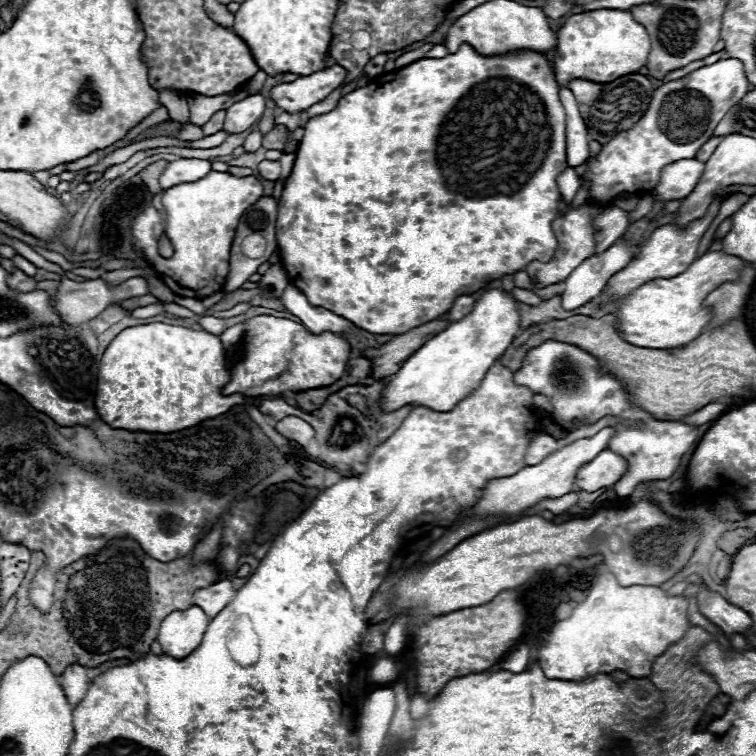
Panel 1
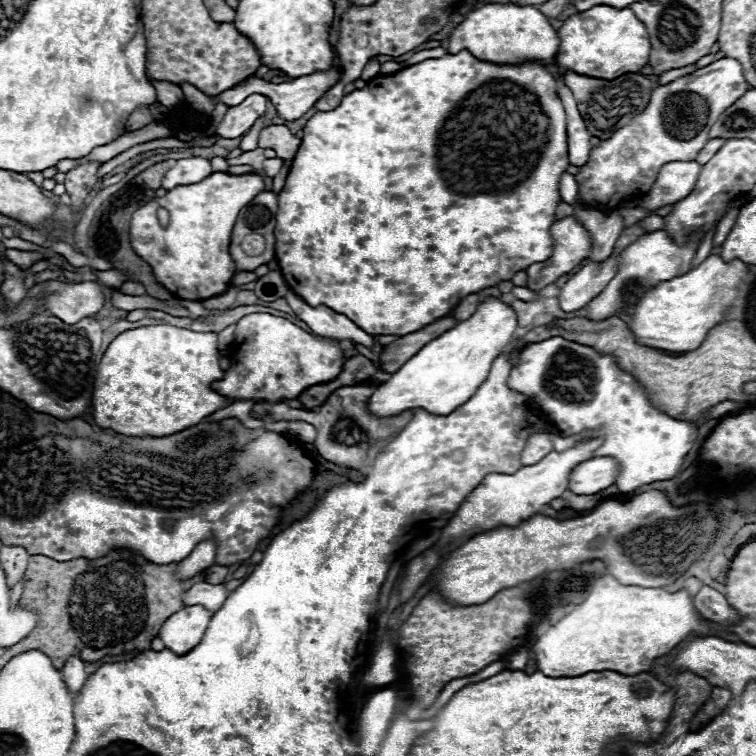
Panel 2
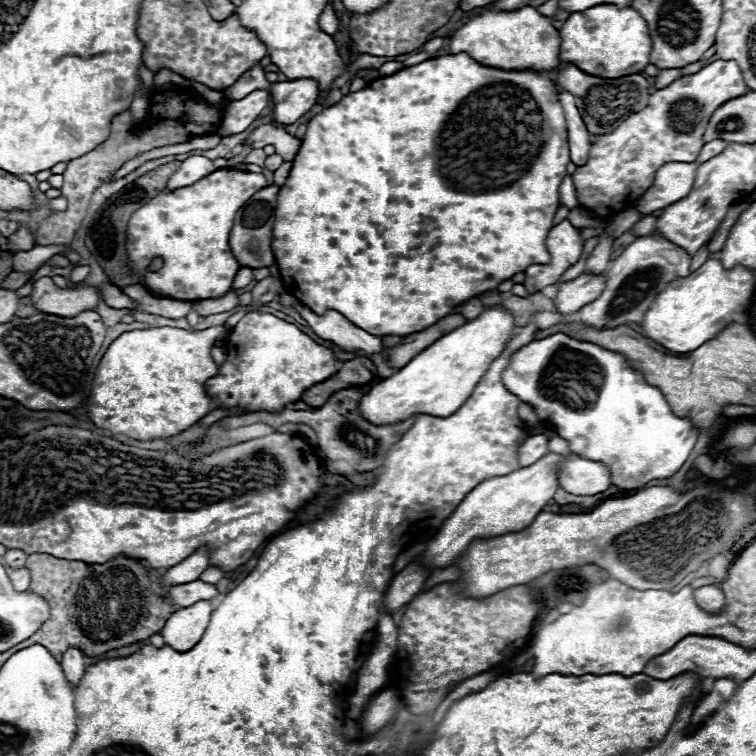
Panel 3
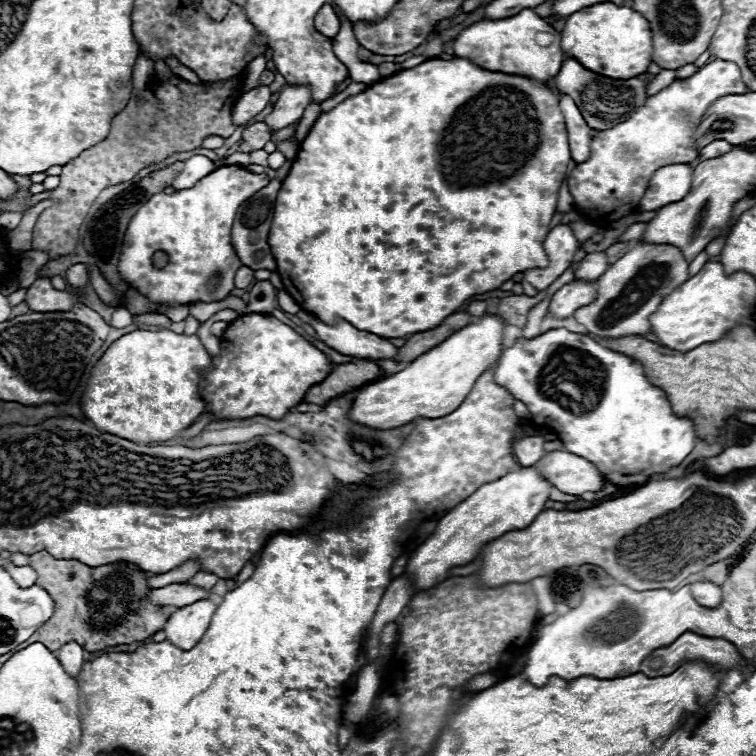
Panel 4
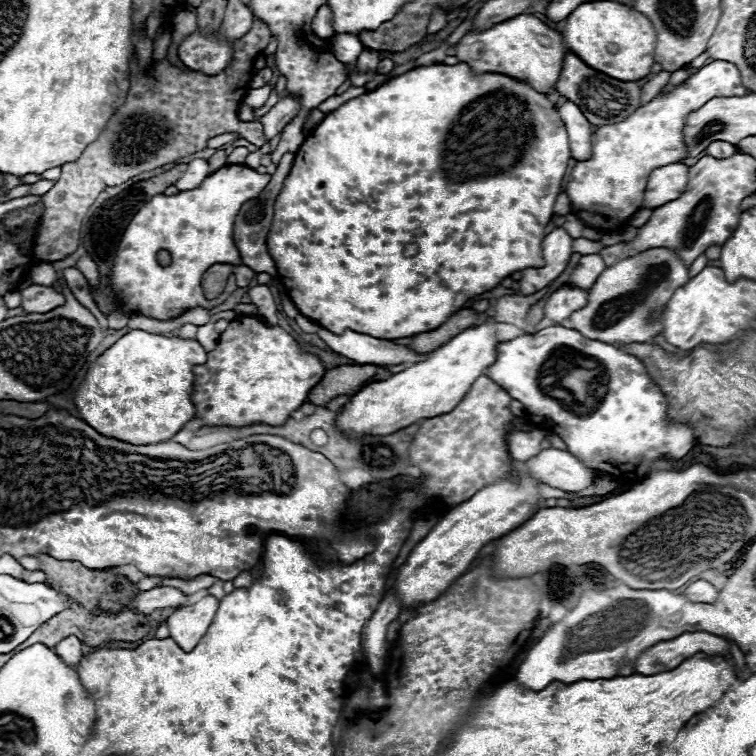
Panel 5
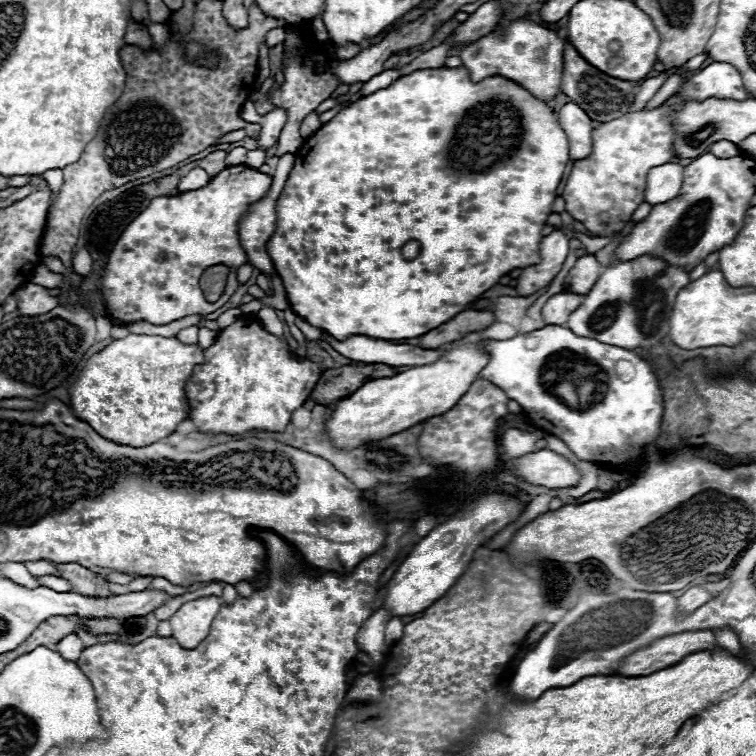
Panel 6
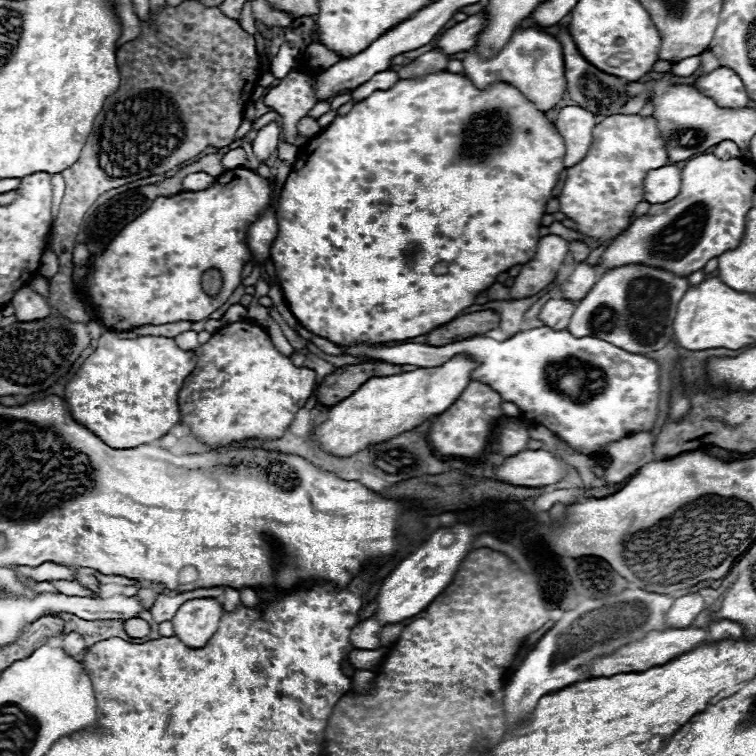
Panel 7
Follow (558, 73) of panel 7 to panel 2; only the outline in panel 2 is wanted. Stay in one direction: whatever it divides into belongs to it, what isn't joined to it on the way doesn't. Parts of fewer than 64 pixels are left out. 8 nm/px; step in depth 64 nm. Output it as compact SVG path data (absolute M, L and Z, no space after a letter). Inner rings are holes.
M486 4L480 10L470 12L450 34L448 52L456 54L468 50L472 56L494 64L524 64L540 62L550 64L556 58L560 38L550 26L548 18L534 6L516 4Z

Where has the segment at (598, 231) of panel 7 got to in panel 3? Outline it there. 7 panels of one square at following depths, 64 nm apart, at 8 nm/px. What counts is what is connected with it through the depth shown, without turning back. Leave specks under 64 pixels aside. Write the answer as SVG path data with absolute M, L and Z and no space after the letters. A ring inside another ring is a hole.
M734 60L710 62L700 72L682 76L670 86L656 90L644 110L628 116L614 132L598 136L590 148L588 162L572 174L580 206L604 220L612 220L614 212L632 206L652 186L656 168L672 160L694 162L704 146L702 134L714 110L748 90Z

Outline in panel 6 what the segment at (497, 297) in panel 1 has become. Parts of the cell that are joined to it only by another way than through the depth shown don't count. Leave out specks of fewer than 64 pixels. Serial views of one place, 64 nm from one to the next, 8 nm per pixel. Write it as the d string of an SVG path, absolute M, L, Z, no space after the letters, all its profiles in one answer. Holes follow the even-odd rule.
M470 334L448 344L446 356L438 358L434 364L414 366L390 378L370 380L352 396L340 400L332 416L326 420L326 434L332 444L336 444L336 448L352 450L368 440L382 440L384 436L392 436L392 432L402 432L404 428L412 428L432 416L448 412L488 364L488 354L482 348L486 340L476 340L474 336L476 334Z

